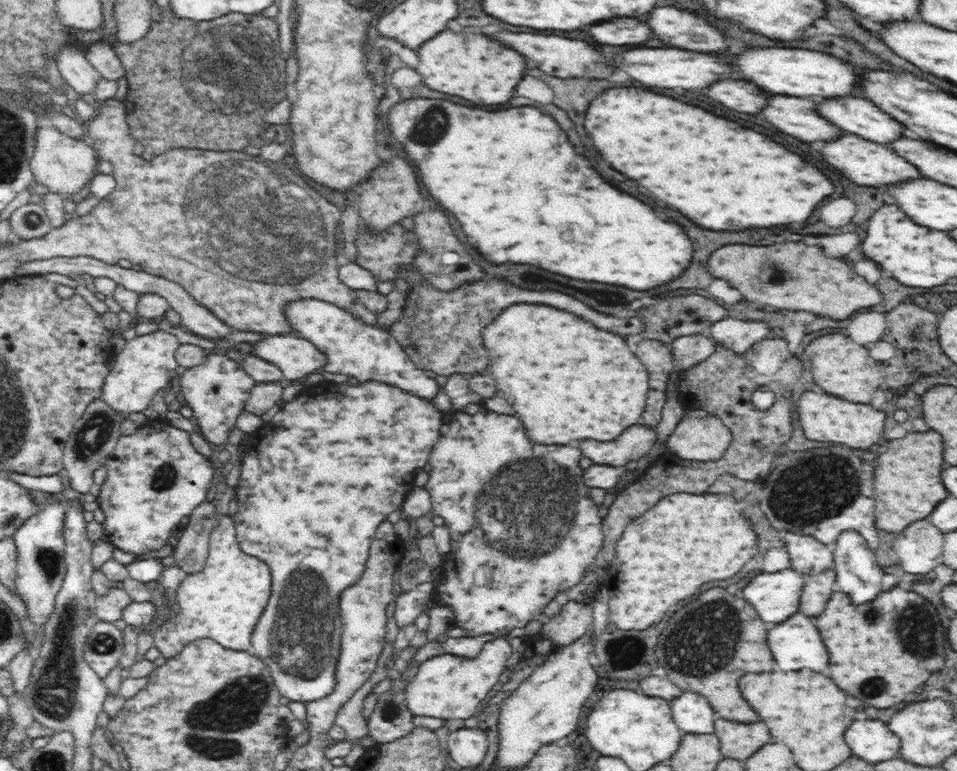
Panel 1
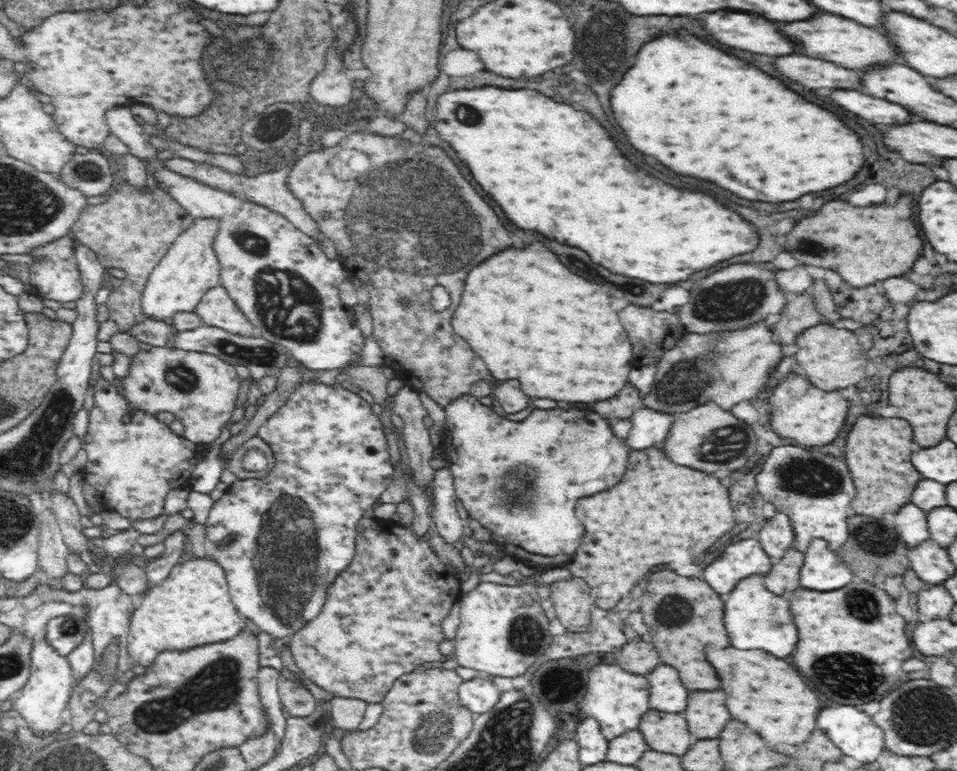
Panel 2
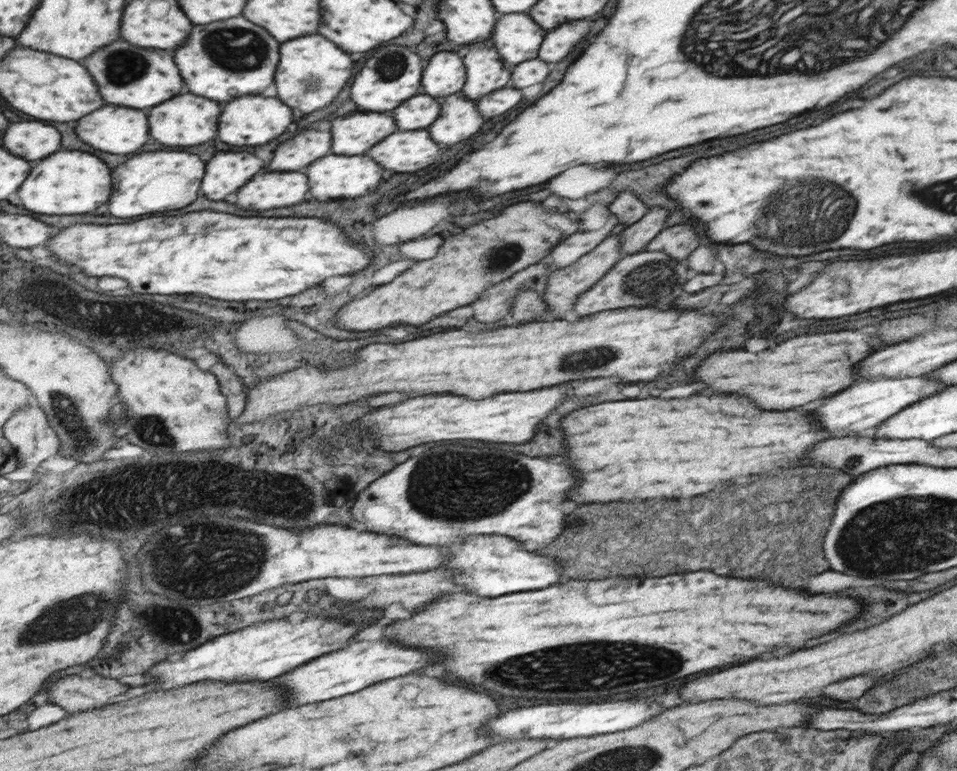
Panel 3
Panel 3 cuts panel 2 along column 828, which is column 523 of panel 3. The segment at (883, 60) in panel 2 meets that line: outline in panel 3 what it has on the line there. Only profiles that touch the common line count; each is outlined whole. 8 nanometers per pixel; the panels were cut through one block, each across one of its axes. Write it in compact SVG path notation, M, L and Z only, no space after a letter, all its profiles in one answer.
M507 14L497 20L497 32L493 32L491 42L501 48L505 62L519 64L537 56L543 34L545 32L531 22L527 14Z

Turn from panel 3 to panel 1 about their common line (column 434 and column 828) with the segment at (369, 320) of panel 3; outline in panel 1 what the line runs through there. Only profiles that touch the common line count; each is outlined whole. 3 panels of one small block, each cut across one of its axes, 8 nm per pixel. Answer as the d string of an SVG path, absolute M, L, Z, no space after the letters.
M782 242L774 246L728 244L710 256L708 272L716 279L727 280L750 302L754 300L780 310L814 312L832 320L844 320L860 308L882 302L878 288L856 274L844 260L828 258L822 248L802 242Z

